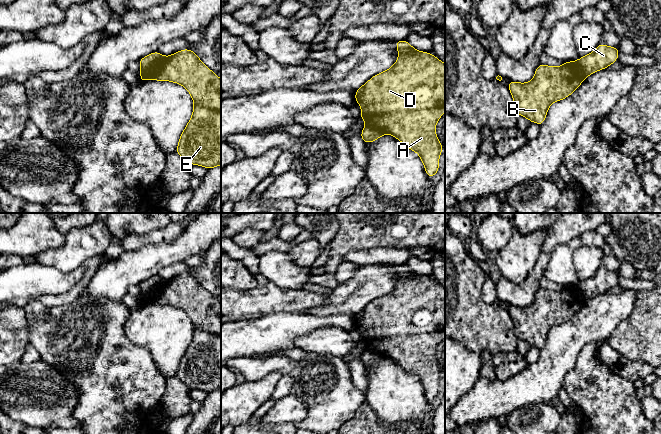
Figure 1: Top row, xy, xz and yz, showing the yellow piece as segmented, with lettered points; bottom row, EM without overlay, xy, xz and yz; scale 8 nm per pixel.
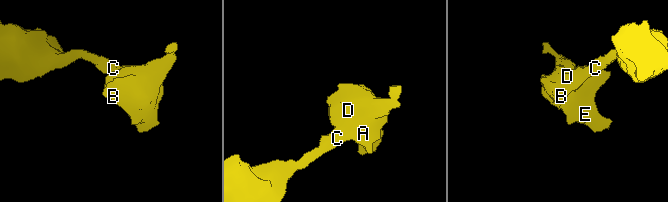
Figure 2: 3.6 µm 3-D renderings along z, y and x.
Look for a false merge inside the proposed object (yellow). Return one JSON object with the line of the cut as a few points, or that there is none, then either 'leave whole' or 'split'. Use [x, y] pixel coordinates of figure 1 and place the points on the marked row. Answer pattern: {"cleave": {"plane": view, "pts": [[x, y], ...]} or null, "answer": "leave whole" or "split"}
{"cleave": {"plane": "xy", "pts": [[165, 57], [141, 73]]}, "answer": "split"}

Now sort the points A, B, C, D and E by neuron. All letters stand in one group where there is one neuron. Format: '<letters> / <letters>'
A B D E / C

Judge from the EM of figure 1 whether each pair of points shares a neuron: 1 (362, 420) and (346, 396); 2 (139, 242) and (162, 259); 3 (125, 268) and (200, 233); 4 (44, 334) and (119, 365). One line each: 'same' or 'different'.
1: different
2: different
3: same
4: same

